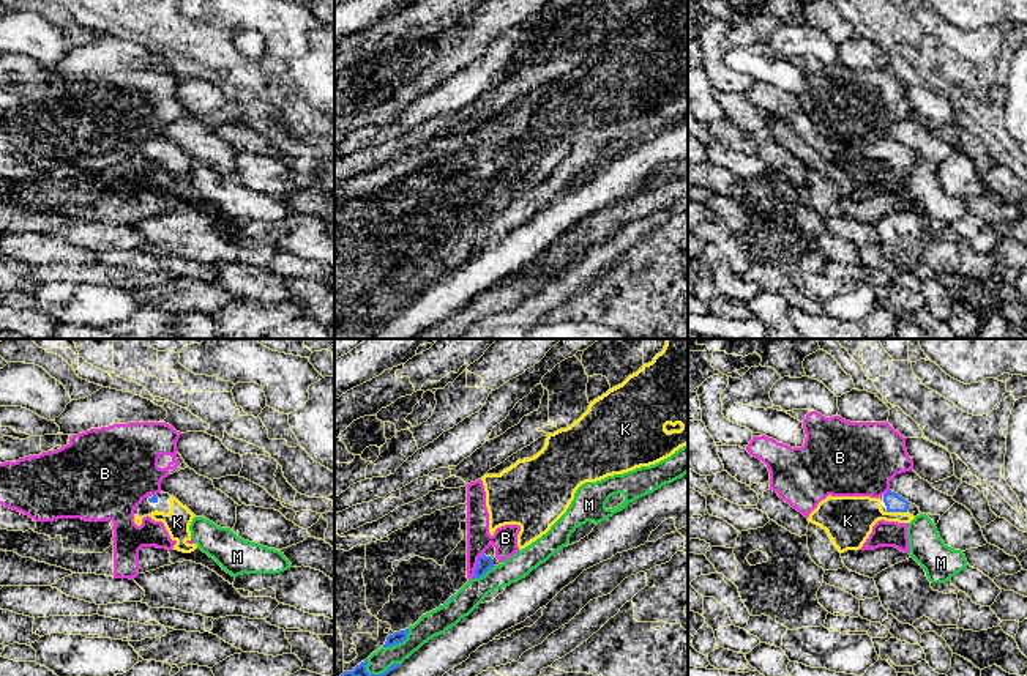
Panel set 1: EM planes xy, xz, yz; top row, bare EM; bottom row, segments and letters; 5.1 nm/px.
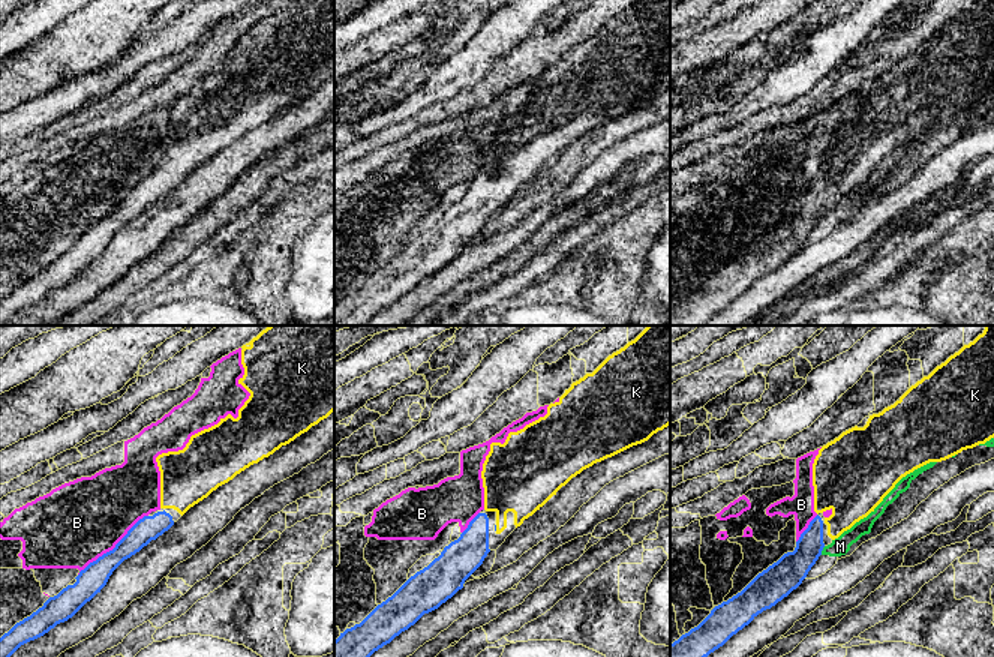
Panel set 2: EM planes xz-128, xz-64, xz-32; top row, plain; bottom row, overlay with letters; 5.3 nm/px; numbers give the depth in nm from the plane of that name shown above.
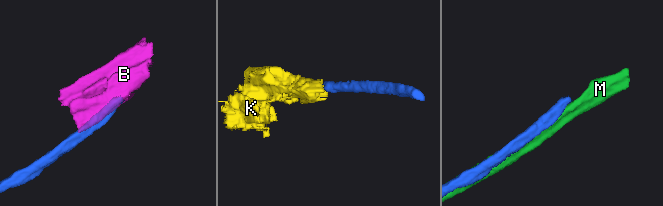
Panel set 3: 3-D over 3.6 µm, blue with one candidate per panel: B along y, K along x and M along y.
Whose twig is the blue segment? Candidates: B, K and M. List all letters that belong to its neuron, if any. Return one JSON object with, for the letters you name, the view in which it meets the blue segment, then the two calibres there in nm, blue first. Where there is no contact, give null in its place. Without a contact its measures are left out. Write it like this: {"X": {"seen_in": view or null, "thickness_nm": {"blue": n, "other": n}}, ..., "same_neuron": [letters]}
{"K": {"seen_in": "yz", "thickness_nm": {"blue": 90, "other": 240}}, "same_neuron": ["K"]}

